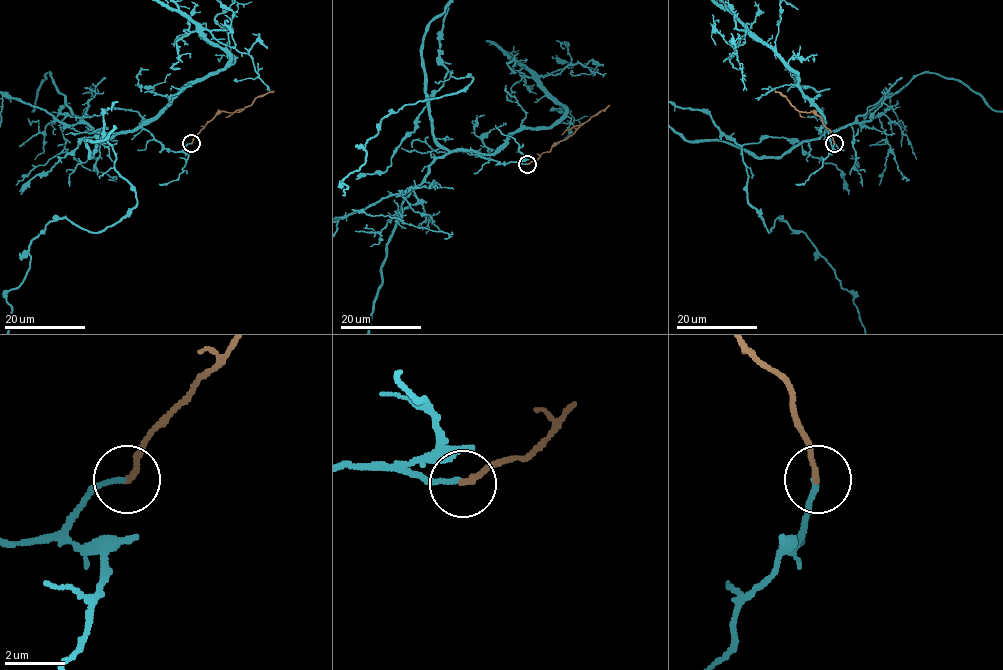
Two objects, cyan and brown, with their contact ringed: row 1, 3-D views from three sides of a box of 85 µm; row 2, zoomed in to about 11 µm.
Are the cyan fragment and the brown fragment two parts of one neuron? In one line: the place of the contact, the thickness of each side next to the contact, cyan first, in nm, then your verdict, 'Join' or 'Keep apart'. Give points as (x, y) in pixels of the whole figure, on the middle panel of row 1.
Place: (527, 164). Thickness 150 nm (cyan) against 190 nm. Join

